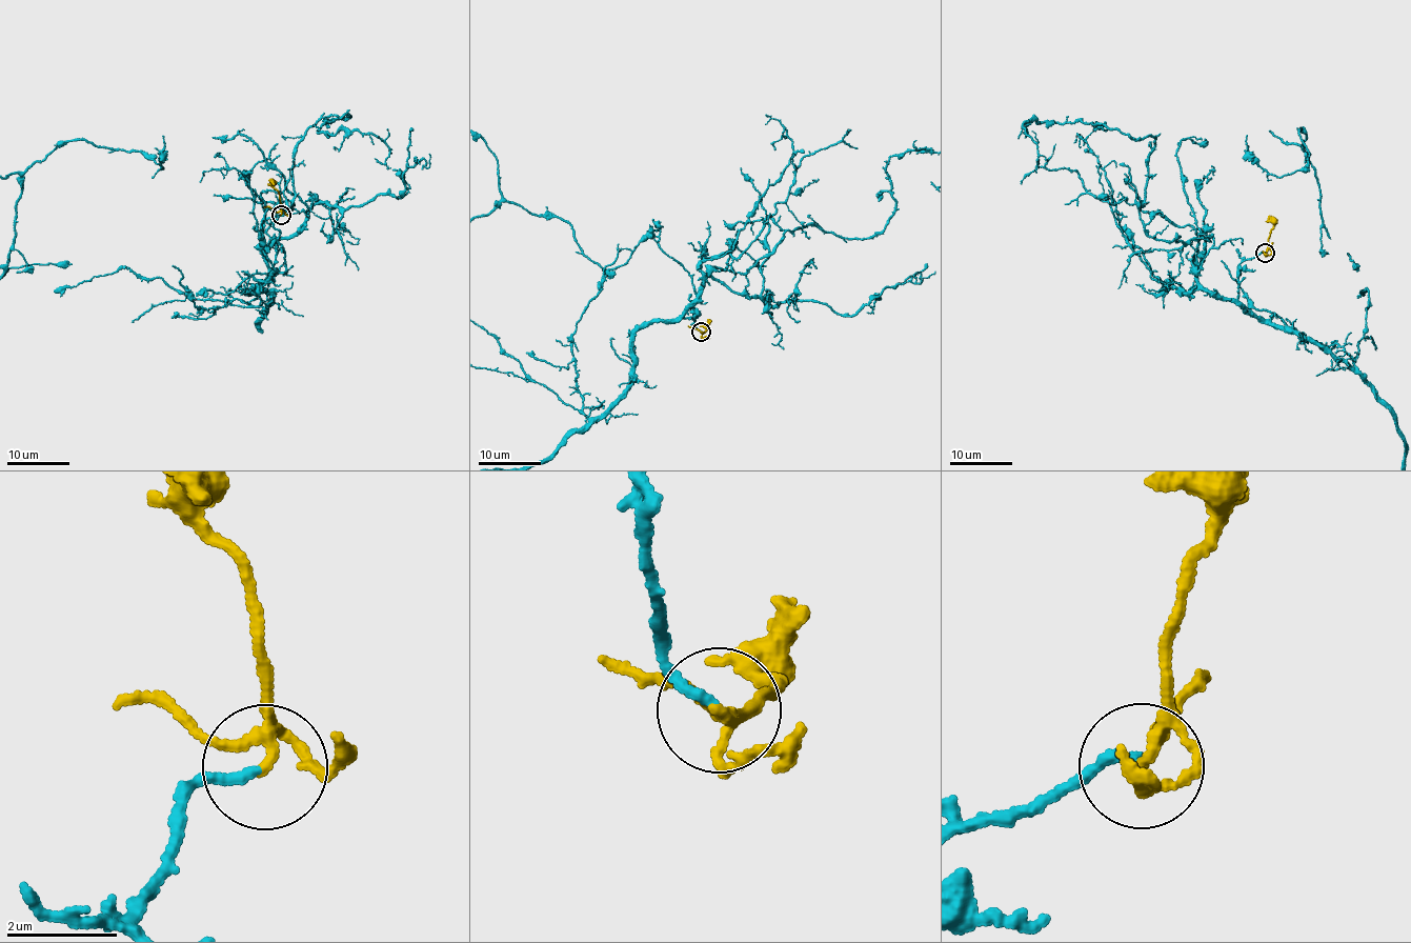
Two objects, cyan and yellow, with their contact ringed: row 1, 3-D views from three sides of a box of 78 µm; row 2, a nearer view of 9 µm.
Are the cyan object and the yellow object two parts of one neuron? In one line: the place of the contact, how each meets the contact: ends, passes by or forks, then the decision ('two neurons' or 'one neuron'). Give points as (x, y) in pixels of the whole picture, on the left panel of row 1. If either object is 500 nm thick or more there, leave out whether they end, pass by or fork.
place (281, 215); cyan ends; yellow forks; one neuron

